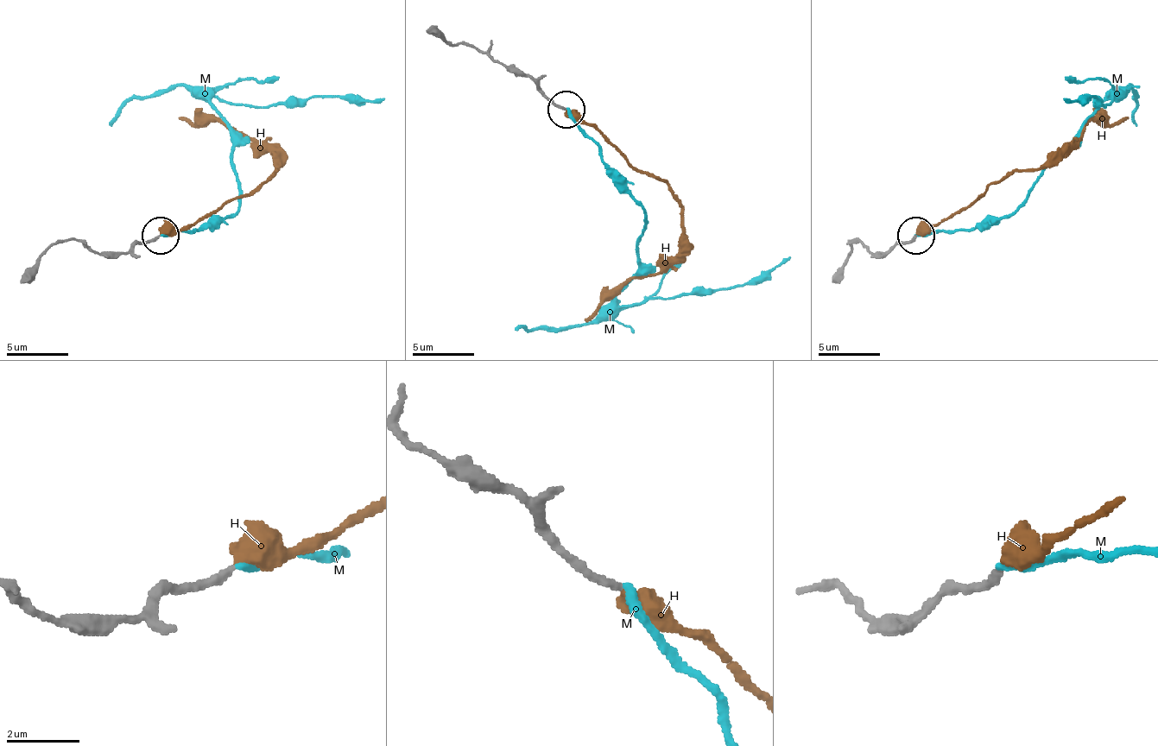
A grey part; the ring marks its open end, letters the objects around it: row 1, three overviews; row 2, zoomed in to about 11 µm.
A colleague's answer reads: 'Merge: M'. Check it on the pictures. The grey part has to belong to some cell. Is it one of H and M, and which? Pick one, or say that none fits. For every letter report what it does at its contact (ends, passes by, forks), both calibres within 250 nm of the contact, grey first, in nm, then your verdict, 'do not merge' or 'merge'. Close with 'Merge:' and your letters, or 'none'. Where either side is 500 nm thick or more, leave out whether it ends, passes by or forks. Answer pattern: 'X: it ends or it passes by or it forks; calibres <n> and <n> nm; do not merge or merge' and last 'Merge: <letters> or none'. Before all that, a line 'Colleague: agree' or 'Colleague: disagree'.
Colleague: disagree
H: it ends; calibres 200 and 480 nm; merge
M: it ends; calibres 200 and 240 nm; do not merge
Merge: H

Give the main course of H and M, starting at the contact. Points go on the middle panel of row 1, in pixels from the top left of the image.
H: (566, 109), (591, 124), (635, 167), (660, 177), (681, 211), (681, 248), (656, 273), (623, 282), (585, 323)
M: (566, 109), (644, 208), (638, 270), (616, 298), (623, 304), (762, 282), (790, 257)

